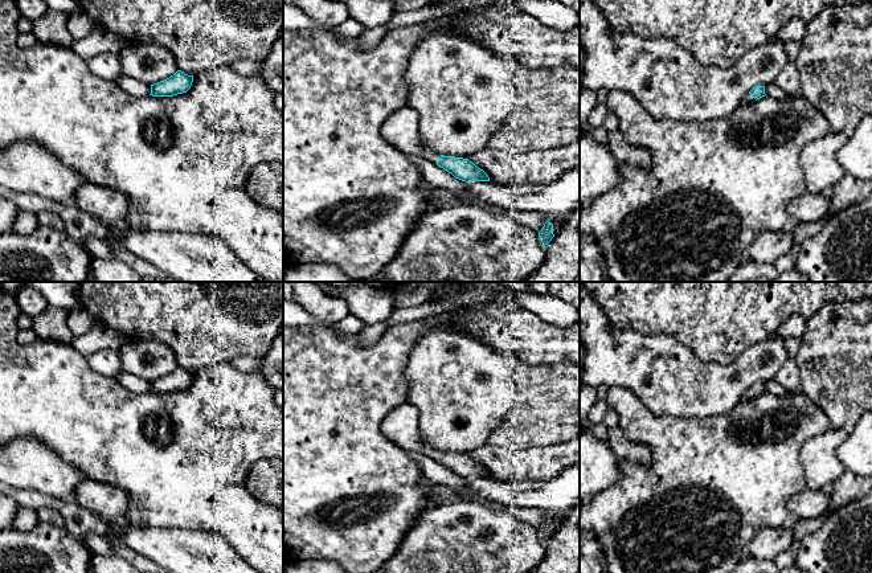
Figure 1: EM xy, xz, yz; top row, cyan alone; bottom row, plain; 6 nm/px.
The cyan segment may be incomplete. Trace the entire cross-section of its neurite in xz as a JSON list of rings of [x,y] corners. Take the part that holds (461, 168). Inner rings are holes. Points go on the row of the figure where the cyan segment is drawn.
[[[405,106],[384,119],[380,128],[382,139],[397,151],[423,157],[462,181],[490,181],[488,175],[463,157],[437,155],[422,144],[418,130],[418,114]]]

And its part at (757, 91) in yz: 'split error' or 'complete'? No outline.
split error

